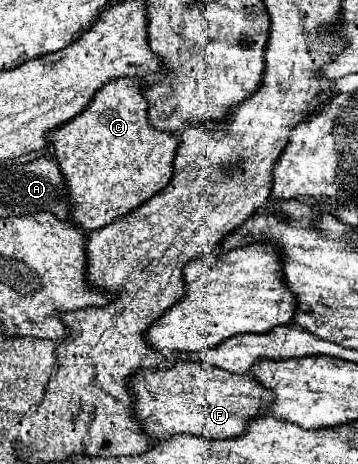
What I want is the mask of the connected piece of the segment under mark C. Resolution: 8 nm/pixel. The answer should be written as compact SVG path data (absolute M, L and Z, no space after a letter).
M140 77L114 79L114 81L106 83L100 91L96 91L92 103L90 103L78 117L74 117L74 119L68 121L66 125L62 125L62 127L58 127L54 133L50 133L50 143L54 145L54 157L58 157L58 165L60 165L62 173L64 173L66 185L68 185L68 189L70 189L70 197L72 197L72 205L74 205L74 209L72 209L72 221L74 221L78 227L84 227L86 231L90 231L90 229L94 231L94 229L98 229L98 227L110 225L116 217L128 215L132 209L140 207L140 205L146 203L152 195L156 195L158 191L162 191L164 185L166 185L166 183L170 181L170 177L172 177L172 171L174 171L172 161L174 161L174 155L176 155L178 139L176 139L174 133L162 133L162 131L154 129L154 127L148 123L148 101L146 101L146 97L144 97L144 89L146 89L146 83L144 83L144 79L140 79Z

